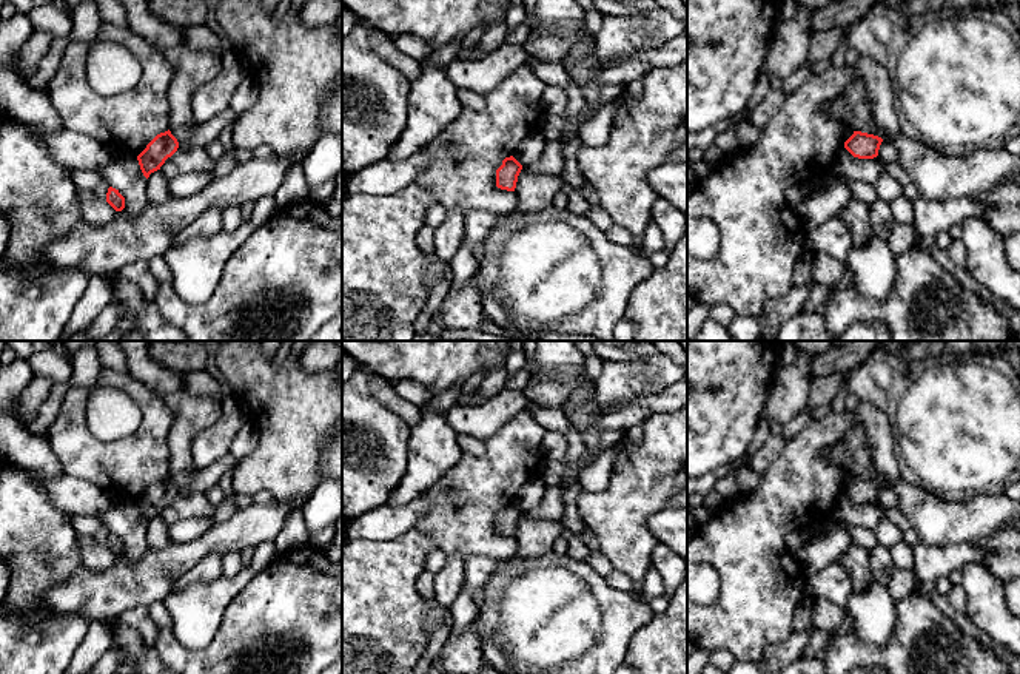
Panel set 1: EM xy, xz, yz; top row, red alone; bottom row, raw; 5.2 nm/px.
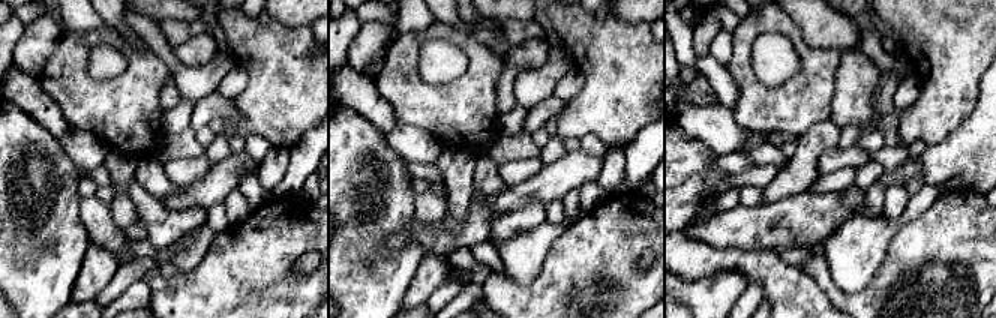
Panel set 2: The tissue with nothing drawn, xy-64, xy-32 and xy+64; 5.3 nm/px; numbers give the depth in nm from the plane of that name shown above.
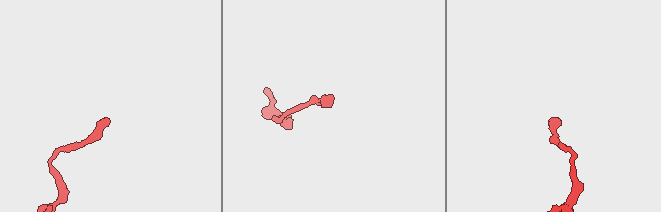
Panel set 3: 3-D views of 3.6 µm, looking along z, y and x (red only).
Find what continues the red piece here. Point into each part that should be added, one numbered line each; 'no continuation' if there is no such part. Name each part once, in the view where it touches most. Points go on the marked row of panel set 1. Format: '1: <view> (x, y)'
no continuation

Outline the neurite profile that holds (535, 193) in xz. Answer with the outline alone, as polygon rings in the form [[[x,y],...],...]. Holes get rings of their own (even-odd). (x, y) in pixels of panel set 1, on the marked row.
[[[522,167],[515,188],[518,204],[513,213],[539,213],[549,208],[564,187],[561,174],[536,174]]]

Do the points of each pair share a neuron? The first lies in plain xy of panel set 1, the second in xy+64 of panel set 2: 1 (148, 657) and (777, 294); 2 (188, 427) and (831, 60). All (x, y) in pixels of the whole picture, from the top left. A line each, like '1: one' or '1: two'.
1: one
2: two

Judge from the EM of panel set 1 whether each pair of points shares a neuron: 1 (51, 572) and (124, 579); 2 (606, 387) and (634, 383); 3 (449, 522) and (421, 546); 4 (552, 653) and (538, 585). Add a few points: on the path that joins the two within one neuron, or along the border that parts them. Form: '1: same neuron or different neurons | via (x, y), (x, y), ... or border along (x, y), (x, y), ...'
1: different neurons | border along (82, 565), (43, 594)
2: same neuron | via (612, 387), (618, 383), (627, 383)
3: different neurons | border along (415, 528), (426, 532), (438, 548)
4: same neuron | via (546, 636), (536, 623), (538, 602)

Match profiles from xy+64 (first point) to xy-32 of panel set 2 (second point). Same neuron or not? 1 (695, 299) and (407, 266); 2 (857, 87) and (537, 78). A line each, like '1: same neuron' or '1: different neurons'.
1: same neuron
2: different neurons

